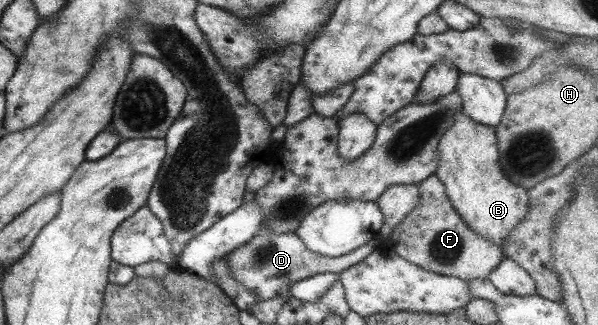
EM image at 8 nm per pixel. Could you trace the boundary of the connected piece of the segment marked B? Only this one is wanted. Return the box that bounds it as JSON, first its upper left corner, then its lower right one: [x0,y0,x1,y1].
[434,112,529,250]

